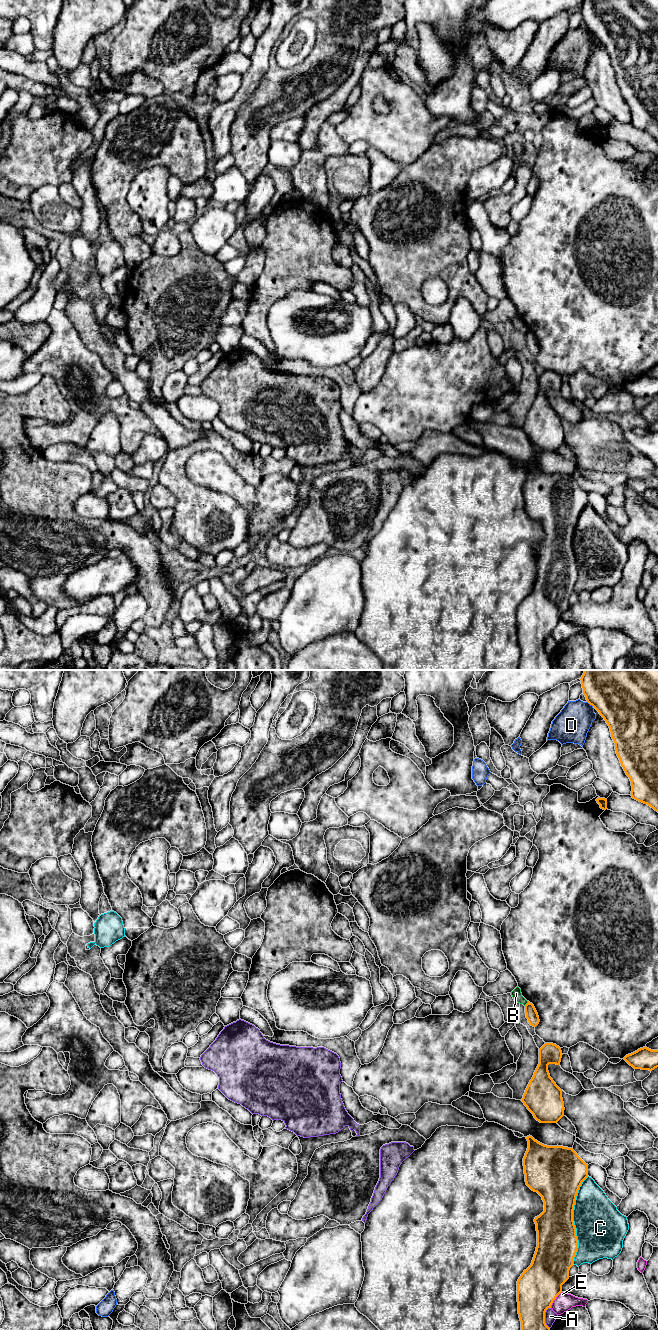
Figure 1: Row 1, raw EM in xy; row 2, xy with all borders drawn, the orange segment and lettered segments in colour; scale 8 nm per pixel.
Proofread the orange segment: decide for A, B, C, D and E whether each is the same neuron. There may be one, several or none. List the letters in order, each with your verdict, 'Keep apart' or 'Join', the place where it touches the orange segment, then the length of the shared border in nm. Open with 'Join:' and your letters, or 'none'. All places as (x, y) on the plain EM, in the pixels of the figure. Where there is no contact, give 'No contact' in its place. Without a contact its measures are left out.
Join: none
A: Keep apart. Touches orange at xy (544, 646). Shared border 180 nm
B: Keep apart. Touches orange at xy (527, 331). Shared border 50 nm
C: Keep apart. Touches orange at xy (572, 548). Shared border 700 nm
D: Keep apart. Touches orange at xy (590, 32). Shared border 70 nm
E: Keep apart. Touches orange at xy (555, 626). Shared border 160 nm

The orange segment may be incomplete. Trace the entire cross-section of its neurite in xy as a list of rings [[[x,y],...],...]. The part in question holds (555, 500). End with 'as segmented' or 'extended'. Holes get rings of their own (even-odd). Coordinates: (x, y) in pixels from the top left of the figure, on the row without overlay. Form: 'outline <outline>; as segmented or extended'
outline [[[530,463],[526,467],[528,476],[523,486],[525,510],[542,525],[544,539],[534,547],[537,575],[532,591],[517,609],[521,649],[519,670],[552,670],[550,656],[545,651],[545,640],[562,620],[562,613],[569,607],[569,598],[573,594],[578,576],[573,538],[579,515],[588,505],[588,492],[573,476],[547,474]]]; as segmented

